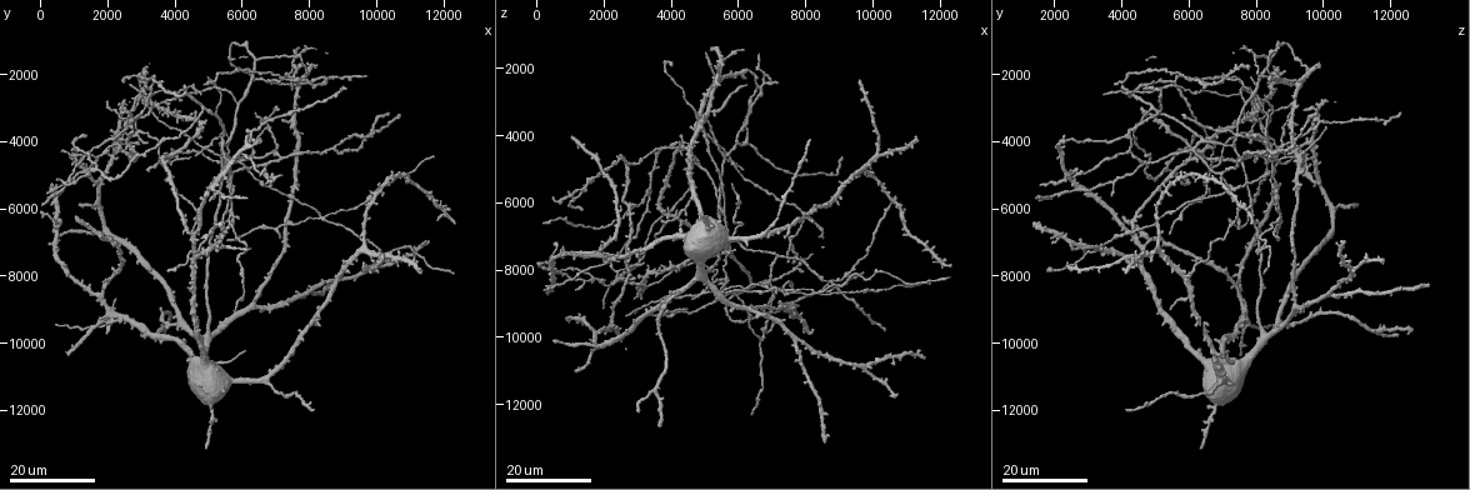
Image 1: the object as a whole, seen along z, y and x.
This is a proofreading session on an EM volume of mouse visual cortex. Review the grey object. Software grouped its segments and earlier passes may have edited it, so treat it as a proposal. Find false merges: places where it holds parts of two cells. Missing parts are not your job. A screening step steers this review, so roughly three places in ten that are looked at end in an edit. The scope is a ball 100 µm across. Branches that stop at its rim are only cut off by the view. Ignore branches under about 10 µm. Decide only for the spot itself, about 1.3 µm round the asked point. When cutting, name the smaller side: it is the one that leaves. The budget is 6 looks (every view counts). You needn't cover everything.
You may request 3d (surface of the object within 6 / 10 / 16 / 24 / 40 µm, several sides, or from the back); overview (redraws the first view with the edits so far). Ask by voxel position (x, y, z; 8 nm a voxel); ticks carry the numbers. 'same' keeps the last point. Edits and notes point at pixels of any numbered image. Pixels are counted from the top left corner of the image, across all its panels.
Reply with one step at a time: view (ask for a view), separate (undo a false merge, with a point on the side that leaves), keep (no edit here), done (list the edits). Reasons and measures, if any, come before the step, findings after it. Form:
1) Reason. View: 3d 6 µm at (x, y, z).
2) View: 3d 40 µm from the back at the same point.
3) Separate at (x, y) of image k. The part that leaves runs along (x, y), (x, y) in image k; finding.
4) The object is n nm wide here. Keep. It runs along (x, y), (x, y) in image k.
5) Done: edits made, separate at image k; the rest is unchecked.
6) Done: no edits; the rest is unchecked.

Thin arm on a thick one. View: 3d 16 µm at (5100, 5400, 2700).

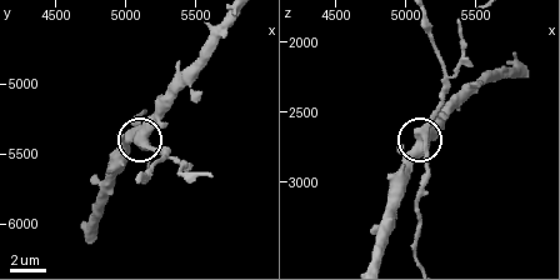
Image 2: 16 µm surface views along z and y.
View: 3d 6 µm at (5140, 5360, 2660).

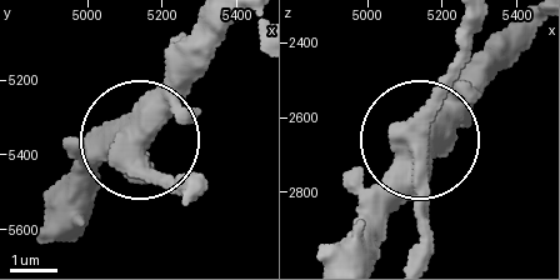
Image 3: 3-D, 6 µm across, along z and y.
Other side. View: 3d 6 µm from the back at (5130, 5380, 2640).

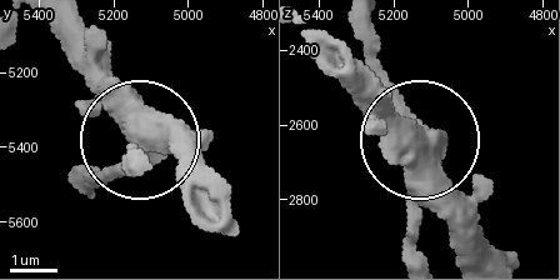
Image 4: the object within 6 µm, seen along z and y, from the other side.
Keep. One cell here.

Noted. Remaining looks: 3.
Three-way junction. View: 3d 16 µm at (5900, 2800, 7700).

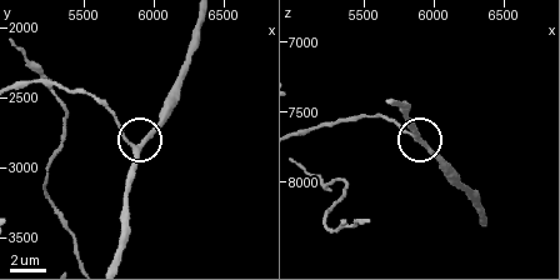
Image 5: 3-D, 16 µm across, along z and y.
Closer look. View: 3d 10 µm at (5860, 2860, 7680).

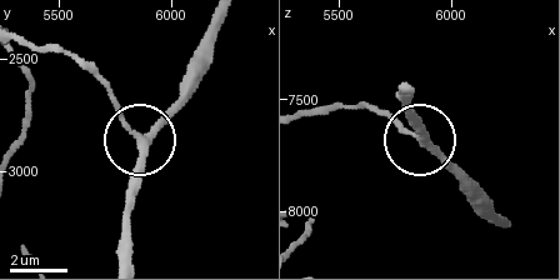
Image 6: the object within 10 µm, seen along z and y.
The side arm is 82 µm long; 3 arms meet here. Keep. Continuous, no second cell.

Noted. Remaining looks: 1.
Done: no edits; the rest is unchecked.

